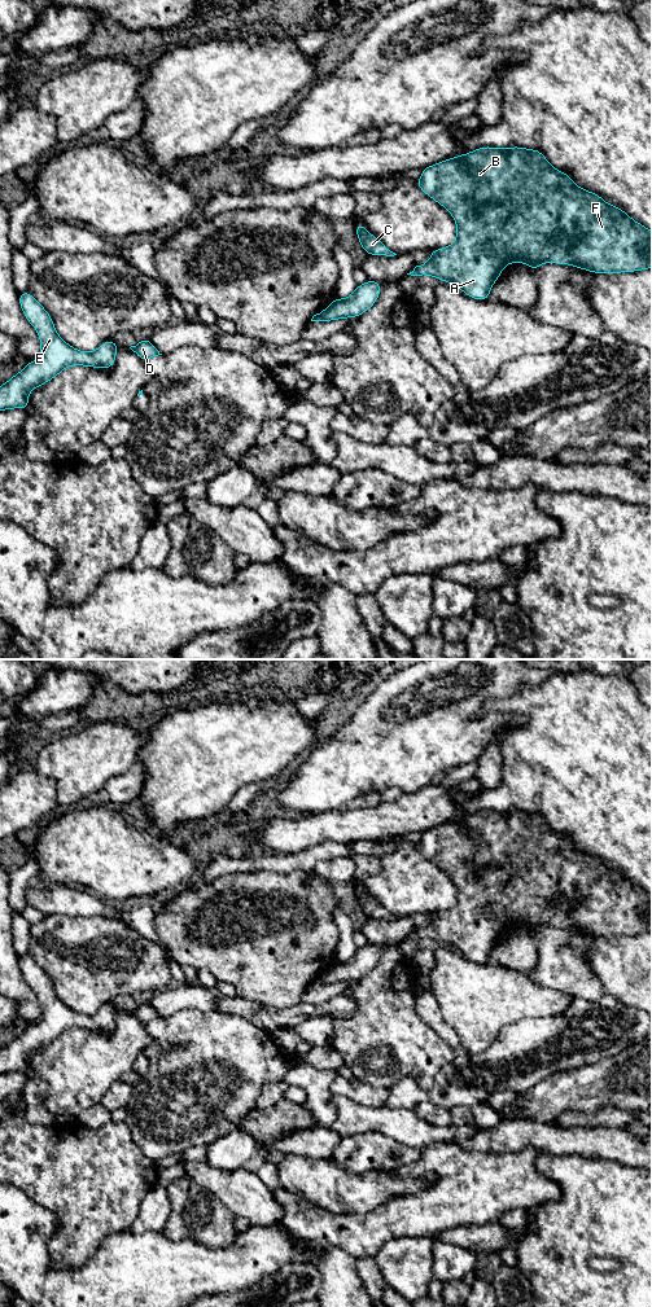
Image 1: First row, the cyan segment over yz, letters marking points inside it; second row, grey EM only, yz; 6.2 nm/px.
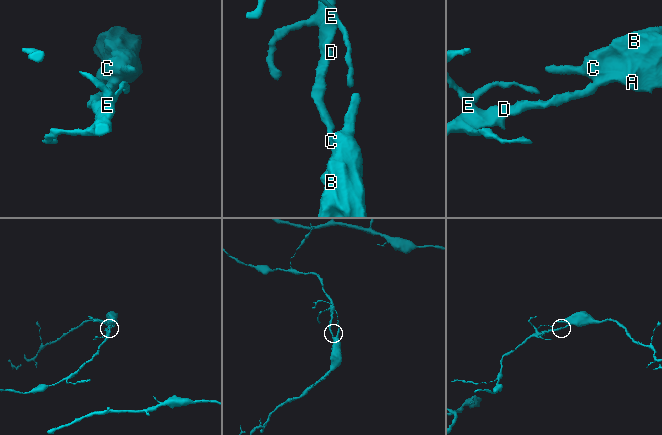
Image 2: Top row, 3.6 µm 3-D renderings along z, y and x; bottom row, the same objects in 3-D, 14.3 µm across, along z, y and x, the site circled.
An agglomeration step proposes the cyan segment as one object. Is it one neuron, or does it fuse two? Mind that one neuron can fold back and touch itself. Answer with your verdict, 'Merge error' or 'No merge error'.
No merge error

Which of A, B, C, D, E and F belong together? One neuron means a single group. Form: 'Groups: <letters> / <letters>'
Groups: A B C D E F

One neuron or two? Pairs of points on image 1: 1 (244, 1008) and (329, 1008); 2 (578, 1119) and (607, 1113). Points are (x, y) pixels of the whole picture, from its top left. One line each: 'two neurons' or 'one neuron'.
1: one neuron
2: one neuron

